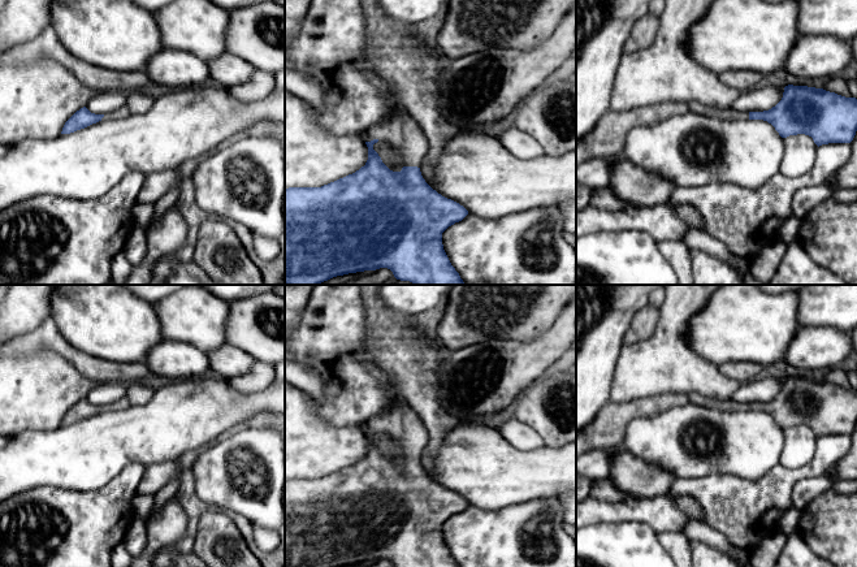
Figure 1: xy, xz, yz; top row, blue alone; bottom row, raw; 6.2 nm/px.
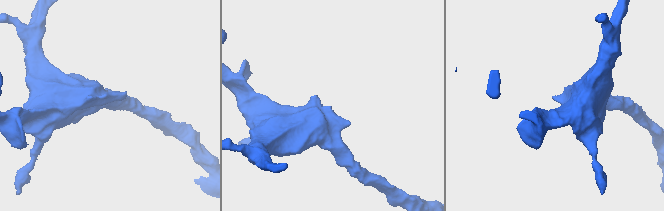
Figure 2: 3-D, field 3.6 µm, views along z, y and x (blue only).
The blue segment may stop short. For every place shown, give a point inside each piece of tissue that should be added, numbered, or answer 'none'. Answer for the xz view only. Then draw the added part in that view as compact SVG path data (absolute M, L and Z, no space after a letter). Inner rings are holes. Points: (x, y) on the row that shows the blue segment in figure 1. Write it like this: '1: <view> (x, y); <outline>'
1: xz (402, 133); M395 112L386 122L369 129L371 139L386 142L397 150L403 166L421 166L429 142L419 124L407 112Z

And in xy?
1: xy (122, 112); M125 104L122 105L121 108L108 113L108 114L104 114L104 117L101 120L122 120L122 118L126 118L131 114L129 107Z

